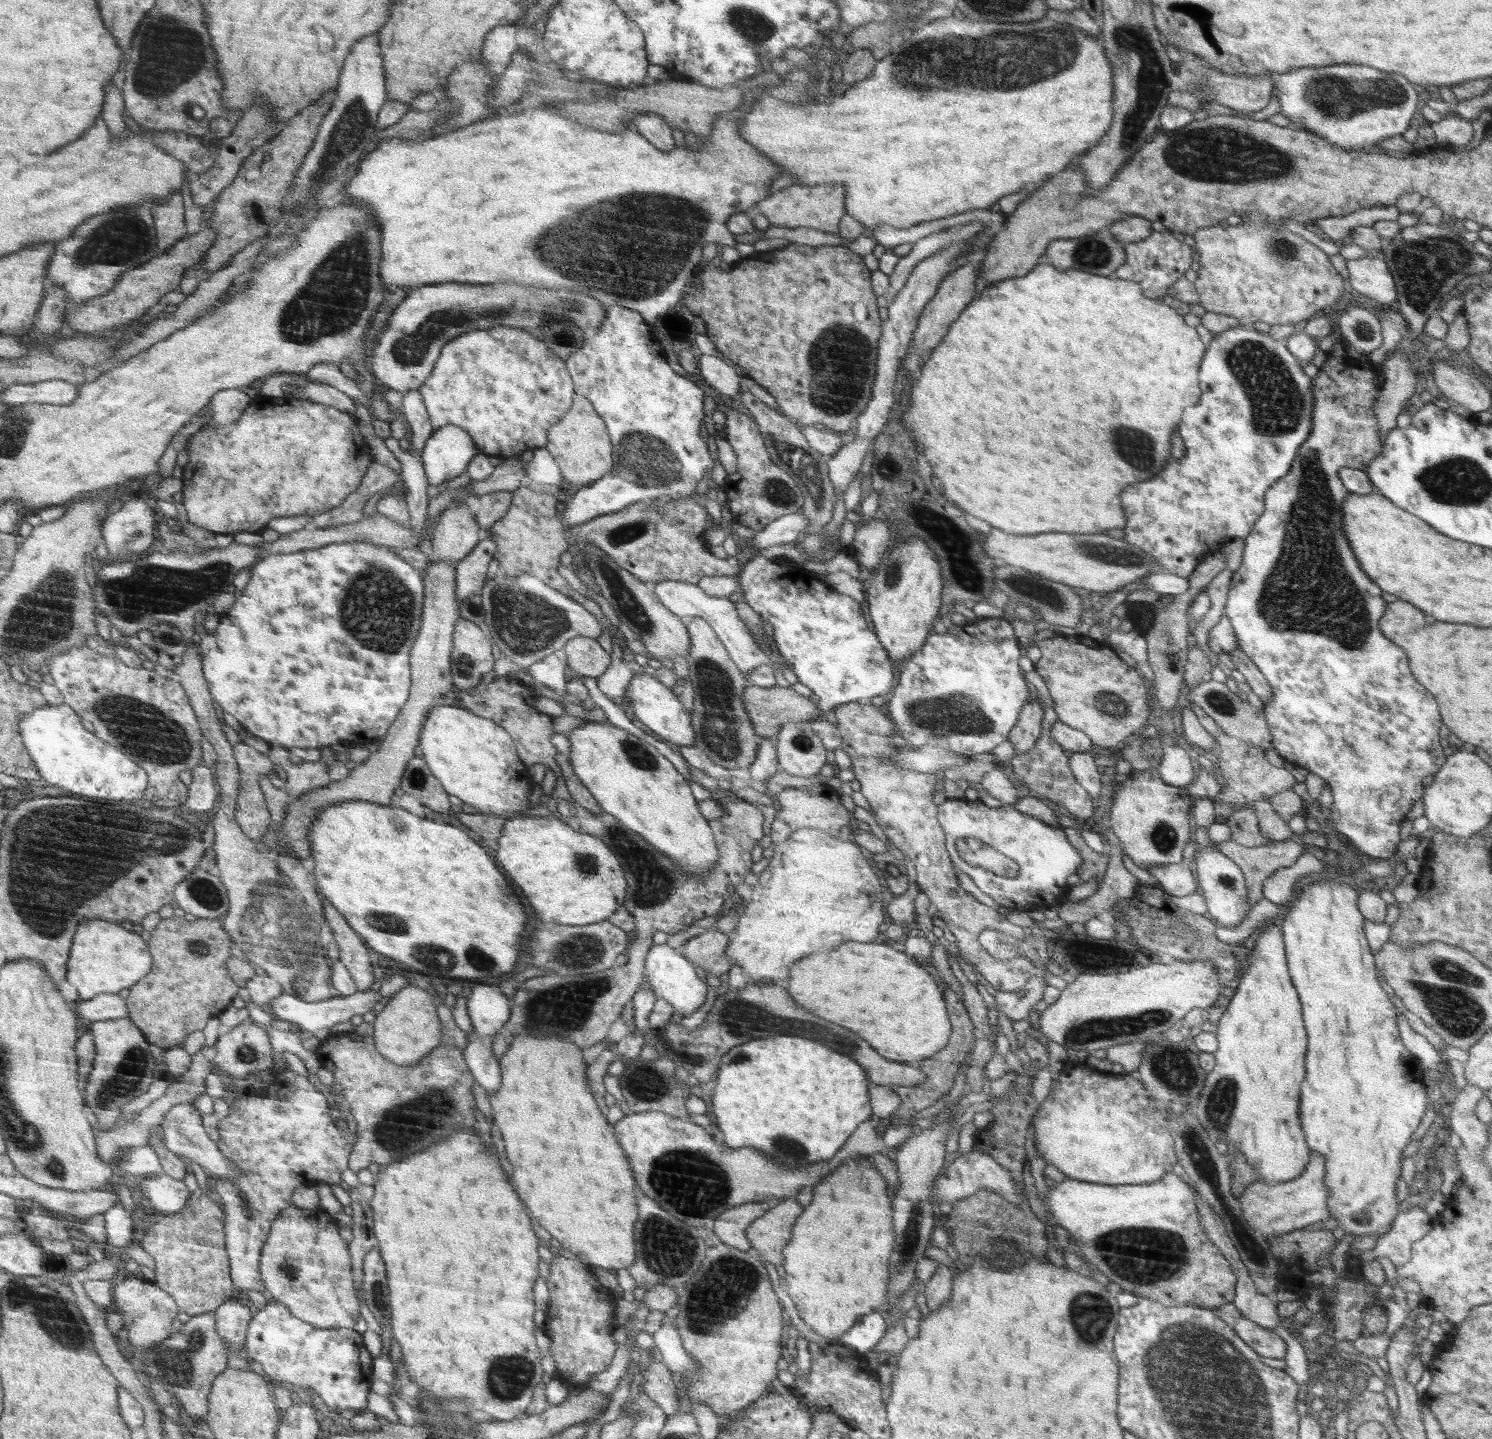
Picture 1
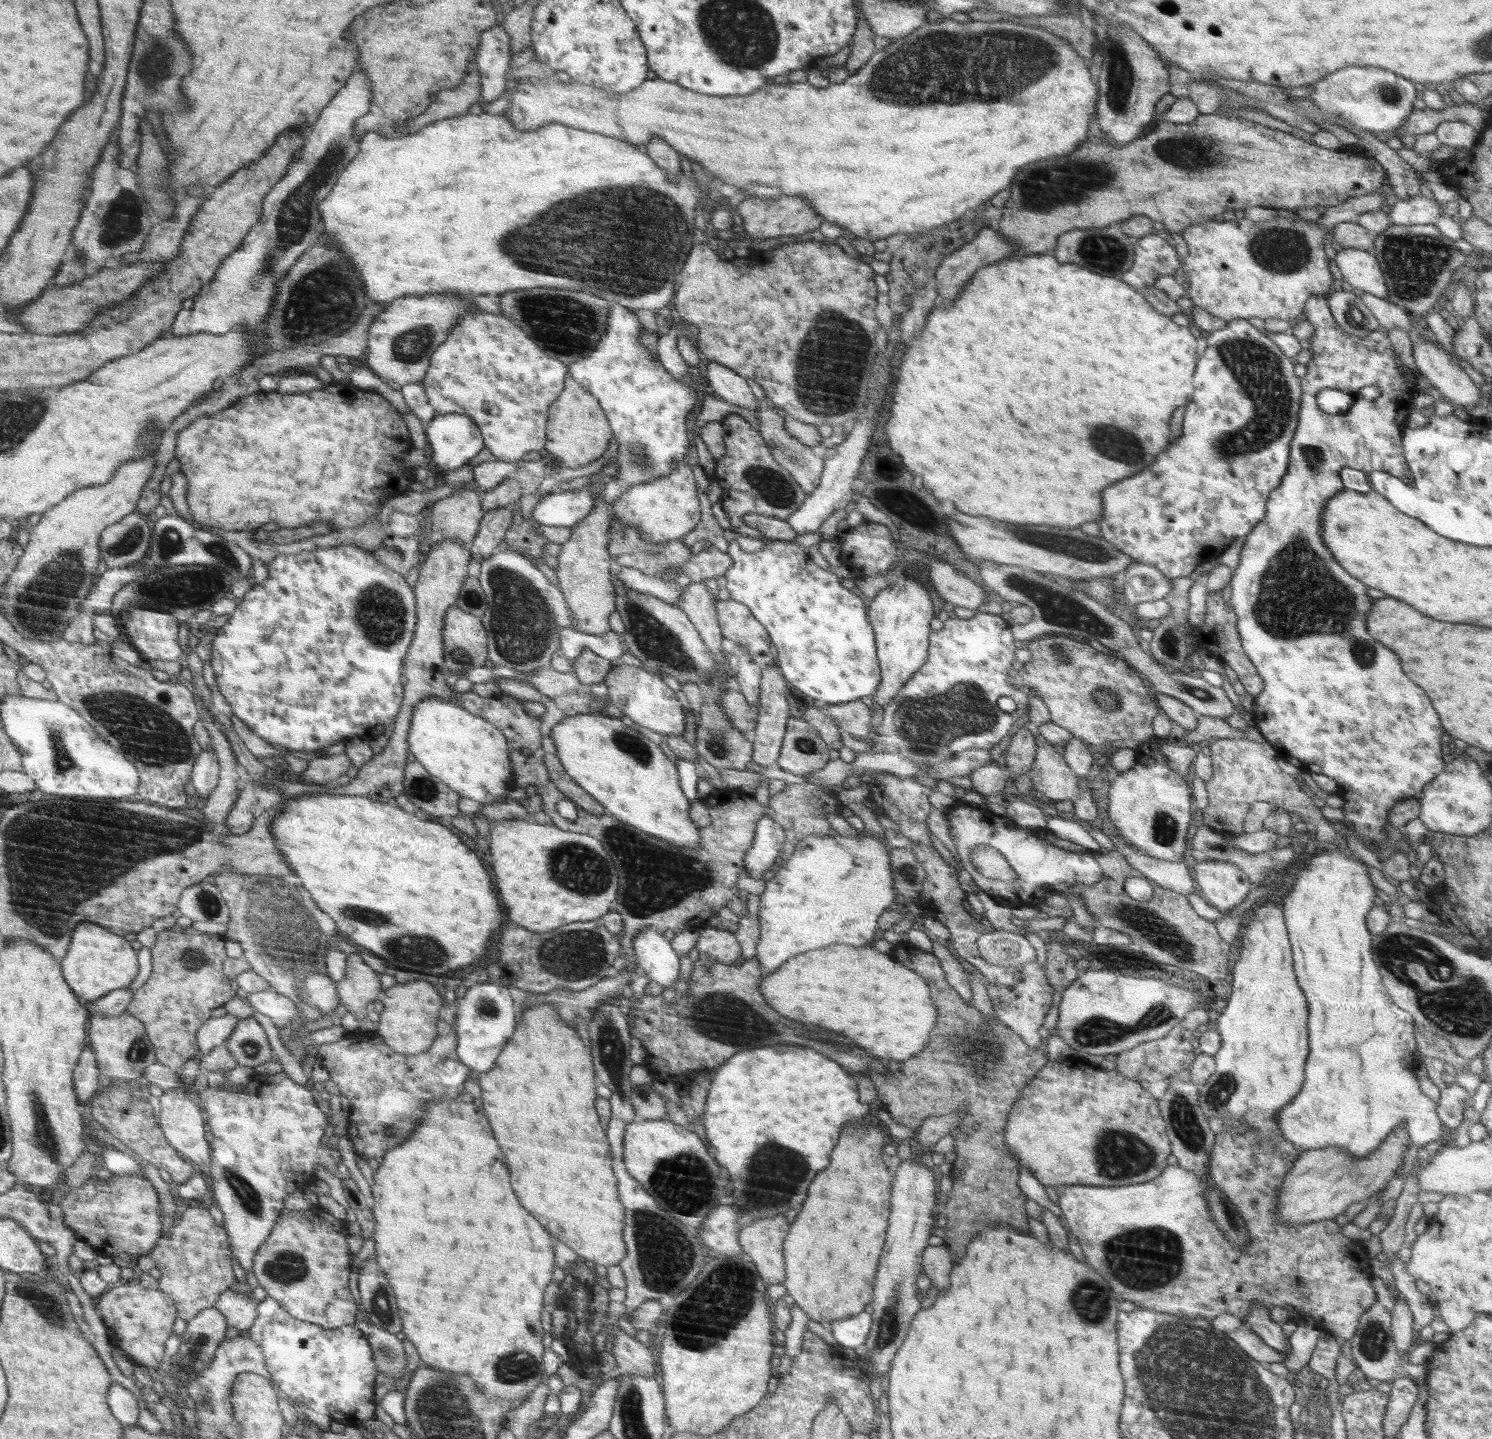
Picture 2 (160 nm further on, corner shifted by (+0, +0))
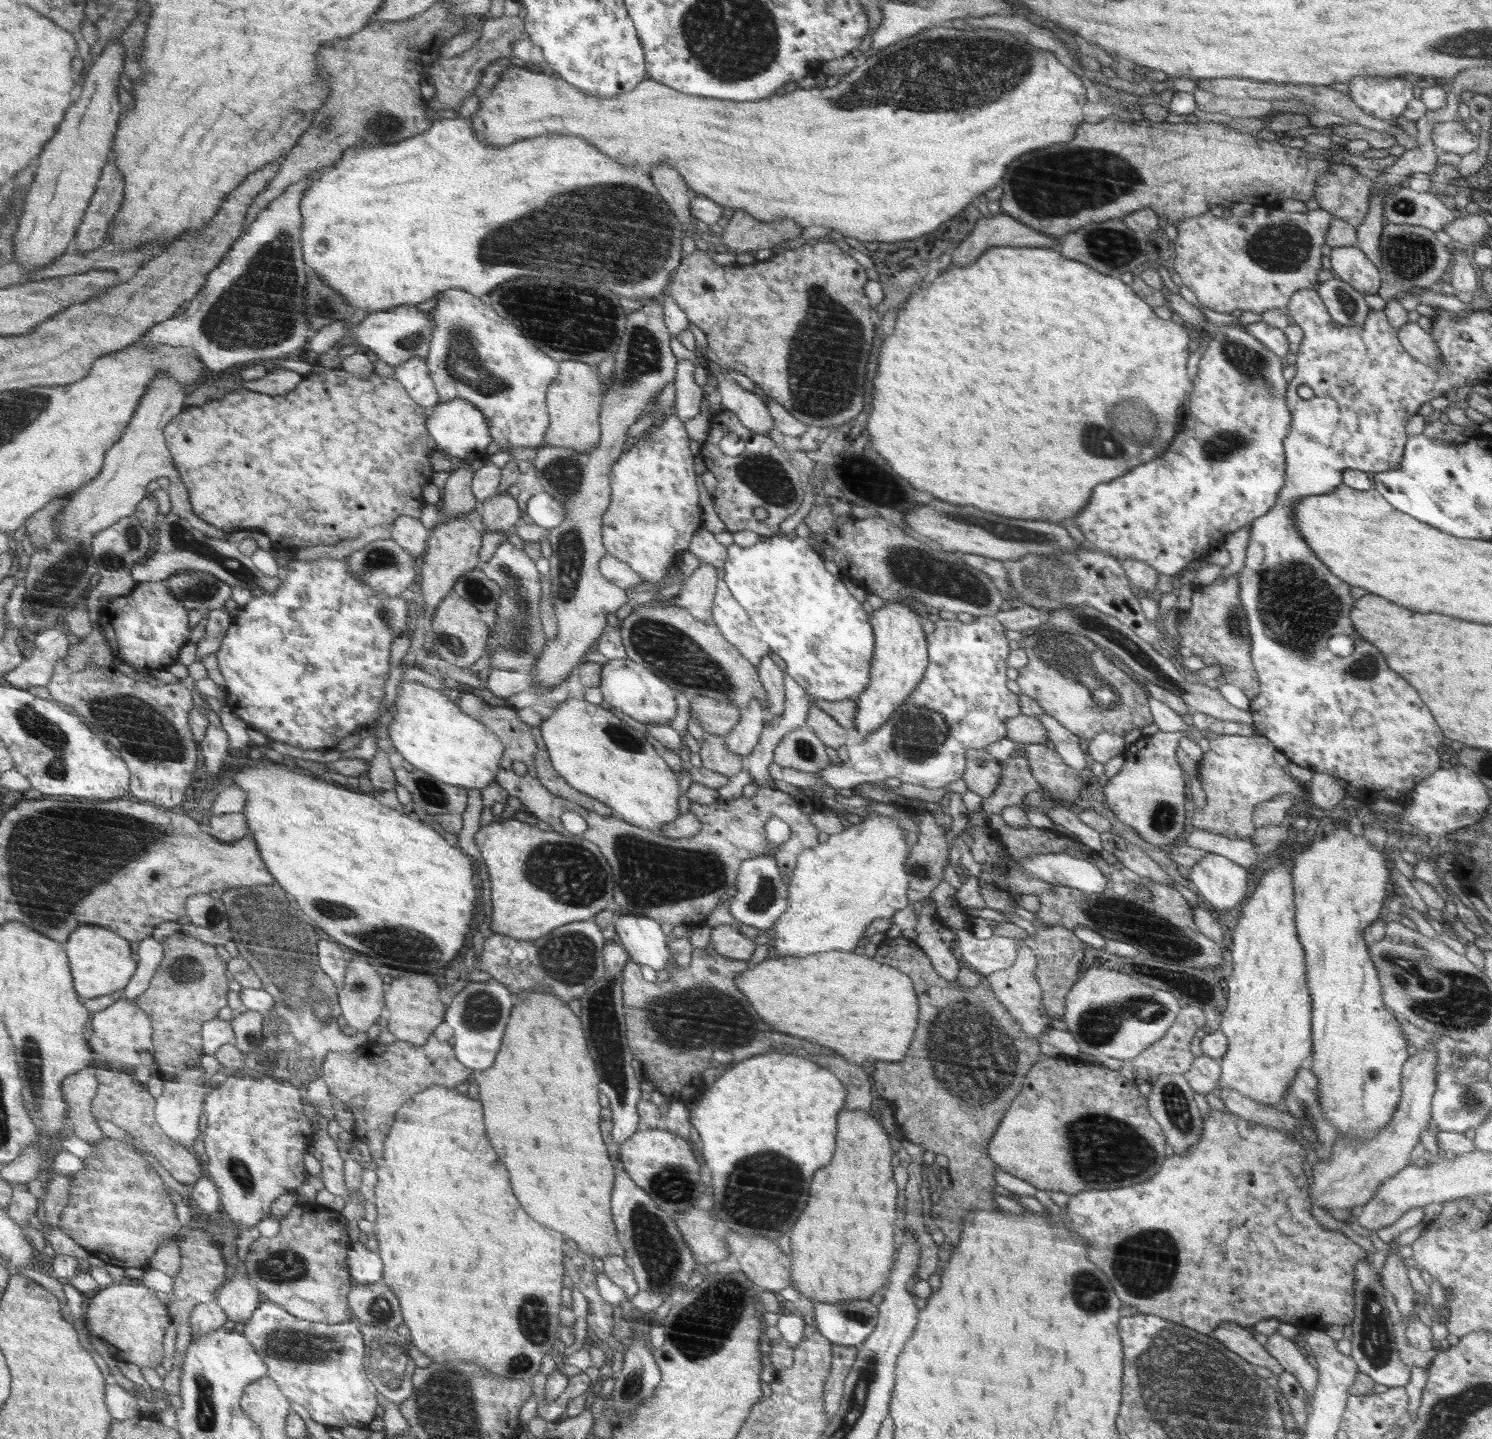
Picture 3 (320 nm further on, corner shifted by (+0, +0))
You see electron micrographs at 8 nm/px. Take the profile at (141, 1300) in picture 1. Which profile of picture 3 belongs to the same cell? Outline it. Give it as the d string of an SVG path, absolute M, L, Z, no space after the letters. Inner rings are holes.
M128 1280L102 1287L92 1299L86 1318L90 1333L101 1338L118 1359L141 1368L158 1368L164 1362L164 1340L173 1319L170 1307L153 1288L140 1281Z

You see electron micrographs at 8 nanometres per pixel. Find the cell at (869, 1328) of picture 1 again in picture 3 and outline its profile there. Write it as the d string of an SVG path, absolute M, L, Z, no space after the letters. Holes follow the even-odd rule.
M814 1300L816 1329L835 1345L864 1343L878 1326L878 1307L869 1300L849 1300L828 1304Z

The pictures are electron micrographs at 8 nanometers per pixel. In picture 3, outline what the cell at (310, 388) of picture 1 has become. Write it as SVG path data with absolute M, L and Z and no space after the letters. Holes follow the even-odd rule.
M276 368L272 372L268 372L264 378L258 380L246 380L242 387L245 390L268 394L269 396L278 396L278 394L286 395L303 382L304 376L298 372L292 372L286 368Z

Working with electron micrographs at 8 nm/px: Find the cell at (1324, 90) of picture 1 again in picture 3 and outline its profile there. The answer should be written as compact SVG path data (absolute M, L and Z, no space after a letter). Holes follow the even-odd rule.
M1355 76L1352 80L1344 82L1350 88L1348 96L1366 114L1375 116L1377 119L1393 122L1397 117L1402 116L1408 102L1414 100L1414 87L1412 83L1402 76Z

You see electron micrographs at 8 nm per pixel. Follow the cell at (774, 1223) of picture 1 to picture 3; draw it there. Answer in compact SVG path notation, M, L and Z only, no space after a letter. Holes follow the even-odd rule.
M731 1233L726 1243L742 1270L762 1291L778 1292L791 1286L792 1260L778 1248L778 1243L762 1236Z

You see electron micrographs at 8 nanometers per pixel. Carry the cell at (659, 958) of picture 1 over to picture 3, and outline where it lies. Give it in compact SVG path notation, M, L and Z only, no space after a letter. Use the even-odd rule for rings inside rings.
M622 914L614 921L615 933L627 950L630 960L641 966L650 965L655 972L668 966L671 955L667 935L660 925L659 921L632 914Z

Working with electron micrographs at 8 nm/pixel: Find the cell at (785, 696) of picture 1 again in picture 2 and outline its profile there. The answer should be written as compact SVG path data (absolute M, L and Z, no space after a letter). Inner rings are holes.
M732 686L728 687L726 693L722 696L722 707L735 728L738 728L741 732L755 729L759 702L755 706L749 706L746 697Z

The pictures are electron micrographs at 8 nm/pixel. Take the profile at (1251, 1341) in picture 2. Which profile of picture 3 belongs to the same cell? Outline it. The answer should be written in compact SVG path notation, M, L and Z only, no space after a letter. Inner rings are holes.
M1233 1323L1220 1324L1211 1336L1224 1344L1228 1351L1242 1357L1244 1361L1268 1368L1276 1378L1284 1371L1280 1363L1268 1354L1245 1327Z

